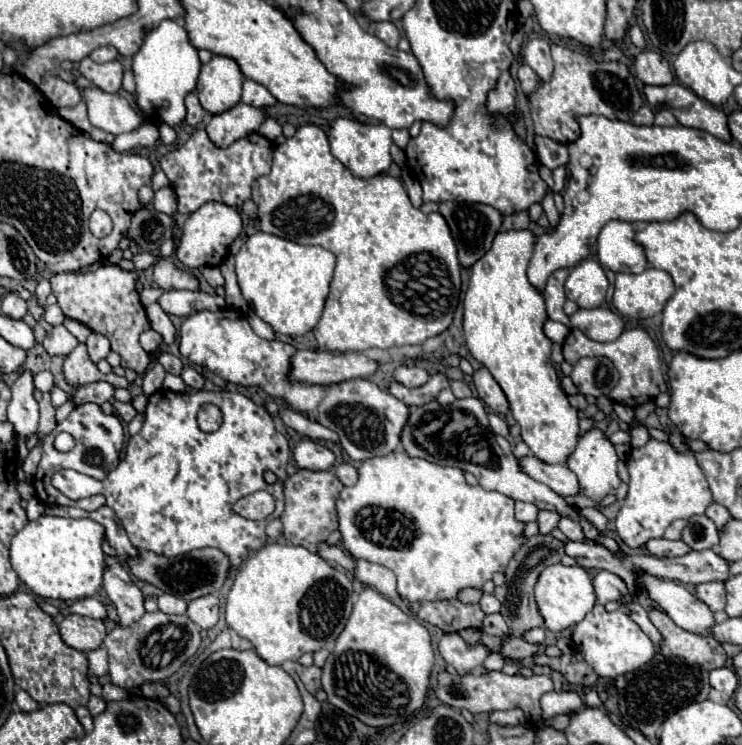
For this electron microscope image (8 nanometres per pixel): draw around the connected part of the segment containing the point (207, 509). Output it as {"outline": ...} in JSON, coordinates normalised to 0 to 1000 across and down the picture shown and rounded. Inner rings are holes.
{"outline":[[[213,523],[199,534],[199,545],[194,553],[191,577],[175,588],[167,620],[151,631],[140,647],[129,647],[121,639],[113,639],[102,631],[81,631],[70,639],[70,652],[81,658],[94,671],[111,671],[124,666],[127,660],[143,666],[146,679],[156,687],[175,728],[186,738],[205,738],[210,744],[240,746],[264,736],[296,736],[313,754],[313,768],[323,762],[323,757],[337,746],[337,741],[350,738],[361,719],[356,714],[358,703],[375,695],[383,685],[383,644],[385,644],[385,623],[391,617],[388,591],[372,580],[367,558],[345,545],[340,537],[321,526],[278,526],[267,523],[261,529],[237,529],[229,523]],[[275,540],[291,542],[302,556],[302,569],[288,583],[278,583],[264,569],[264,553]],[[367,631],[375,639],[369,652],[358,652],[353,634]],[[345,658],[358,658],[372,671],[372,685],[356,701],[332,698],[313,687],[313,677],[326,666],[334,666]]]}

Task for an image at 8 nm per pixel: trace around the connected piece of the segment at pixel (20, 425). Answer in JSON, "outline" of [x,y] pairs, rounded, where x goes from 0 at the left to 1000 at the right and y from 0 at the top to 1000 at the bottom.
{"outline":[[[38,497],[27,499],[24,510],[16,515],[11,564],[19,569],[19,580],[24,585],[24,612],[32,617],[38,612],[35,585],[51,577],[51,540],[46,534],[43,502]]]}

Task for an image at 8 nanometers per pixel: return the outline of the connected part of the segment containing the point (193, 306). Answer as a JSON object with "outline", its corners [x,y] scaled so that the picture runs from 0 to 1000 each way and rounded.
{"outline":[[[226,389],[216,397],[213,408],[224,421],[235,424],[253,424],[264,416],[296,416],[305,411],[299,397],[283,397],[275,392],[256,389]]]}

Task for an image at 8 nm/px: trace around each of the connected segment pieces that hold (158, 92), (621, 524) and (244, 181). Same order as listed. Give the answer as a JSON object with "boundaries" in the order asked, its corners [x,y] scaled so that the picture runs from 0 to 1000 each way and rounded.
{"boundaries":[[[[221,27],[213,38],[208,38],[186,72],[181,75],[178,94],[183,105],[183,140],[189,150],[205,166],[226,166],[237,169],[251,156],[248,132],[253,123],[264,118],[267,99],[270,99],[270,78],[267,67],[256,59],[253,43],[245,30],[240,27]]],[[[873,591],[873,596],[854,601],[846,615],[846,666],[830,693],[830,711],[838,728],[849,736],[865,736],[876,722],[892,722],[895,711],[911,695],[927,698],[935,690],[949,690],[960,677],[949,634],[941,628],[933,607],[911,607],[900,593]]],[[[264,174],[245,199],[226,204],[216,215],[216,226],[224,231],[229,250],[240,263],[240,285],[259,287],[278,271],[299,271],[323,279],[329,268],[337,266],[340,244],[364,231],[369,196],[361,185],[350,180],[334,180],[318,188],[310,199],[291,199],[275,174]]]]}

